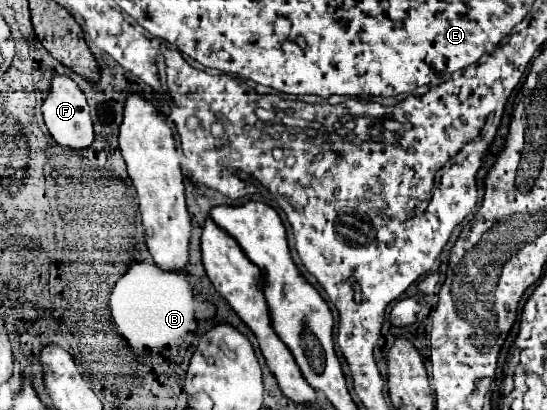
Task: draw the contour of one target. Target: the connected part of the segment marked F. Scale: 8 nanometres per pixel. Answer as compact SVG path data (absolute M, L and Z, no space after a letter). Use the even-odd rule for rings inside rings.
M60 74L54 76L50 94L42 104L42 112L44 112L44 122L46 122L52 138L60 146L66 146L66 148L72 148L72 150L86 150L94 142L94 124L92 124L92 118L90 118L86 98L80 96L80 88L76 86L76 82L72 78L60 76Z

